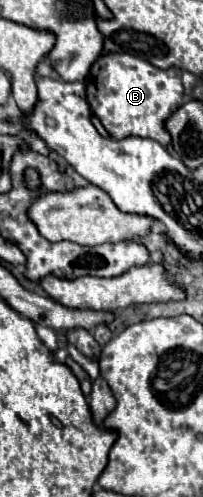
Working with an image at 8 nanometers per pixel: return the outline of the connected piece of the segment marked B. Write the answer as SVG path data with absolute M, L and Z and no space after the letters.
M130 53L100 55L90 69L92 85L88 85L86 79L86 95L90 109L114 139L146 137L166 147L172 141L166 129L166 121L178 107L184 105L184 87L180 75L182 71L176 67L164 71Z

